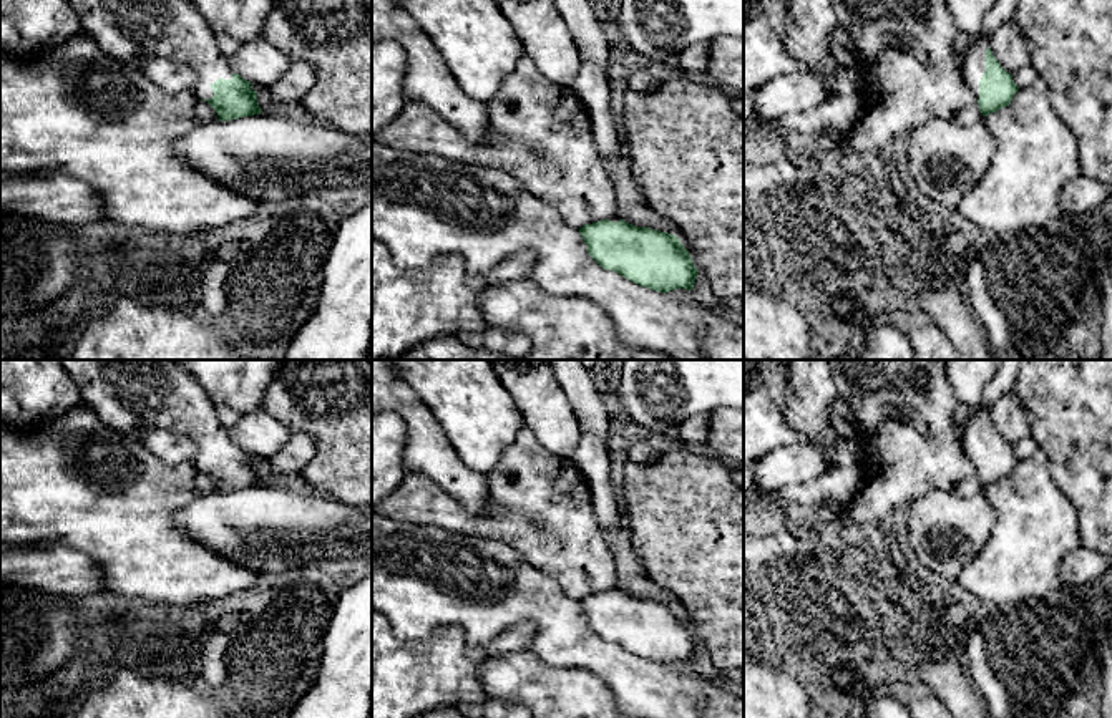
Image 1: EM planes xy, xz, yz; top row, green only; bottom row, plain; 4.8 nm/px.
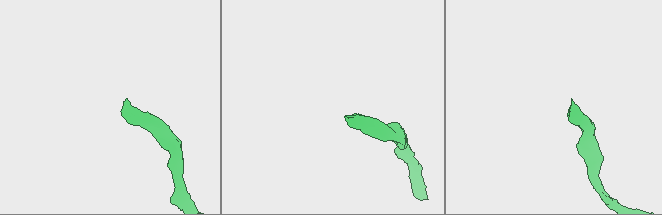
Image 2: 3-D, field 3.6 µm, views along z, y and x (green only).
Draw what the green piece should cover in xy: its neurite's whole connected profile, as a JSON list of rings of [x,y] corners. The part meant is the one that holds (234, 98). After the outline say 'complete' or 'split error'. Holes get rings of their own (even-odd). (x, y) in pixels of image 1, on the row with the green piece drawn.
[[[68,0],[83,33],[90,35],[110,58],[139,68],[149,56],[189,65],[198,73],[196,93],[217,113],[219,121],[261,114],[252,83],[234,73],[217,46],[214,32],[191,0]]]; split error

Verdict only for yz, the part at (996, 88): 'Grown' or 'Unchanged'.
Grown

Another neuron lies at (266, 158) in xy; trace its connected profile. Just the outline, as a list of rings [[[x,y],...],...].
[[[271,114],[198,124],[174,149],[198,171],[252,199],[257,206],[315,196],[330,204],[355,202],[372,194],[372,133],[350,134],[319,121]]]

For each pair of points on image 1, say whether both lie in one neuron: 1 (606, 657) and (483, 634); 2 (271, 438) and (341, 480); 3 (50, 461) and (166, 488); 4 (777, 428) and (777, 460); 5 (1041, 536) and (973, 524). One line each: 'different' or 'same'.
1: same
2: different
3: same
4: different
5: different

